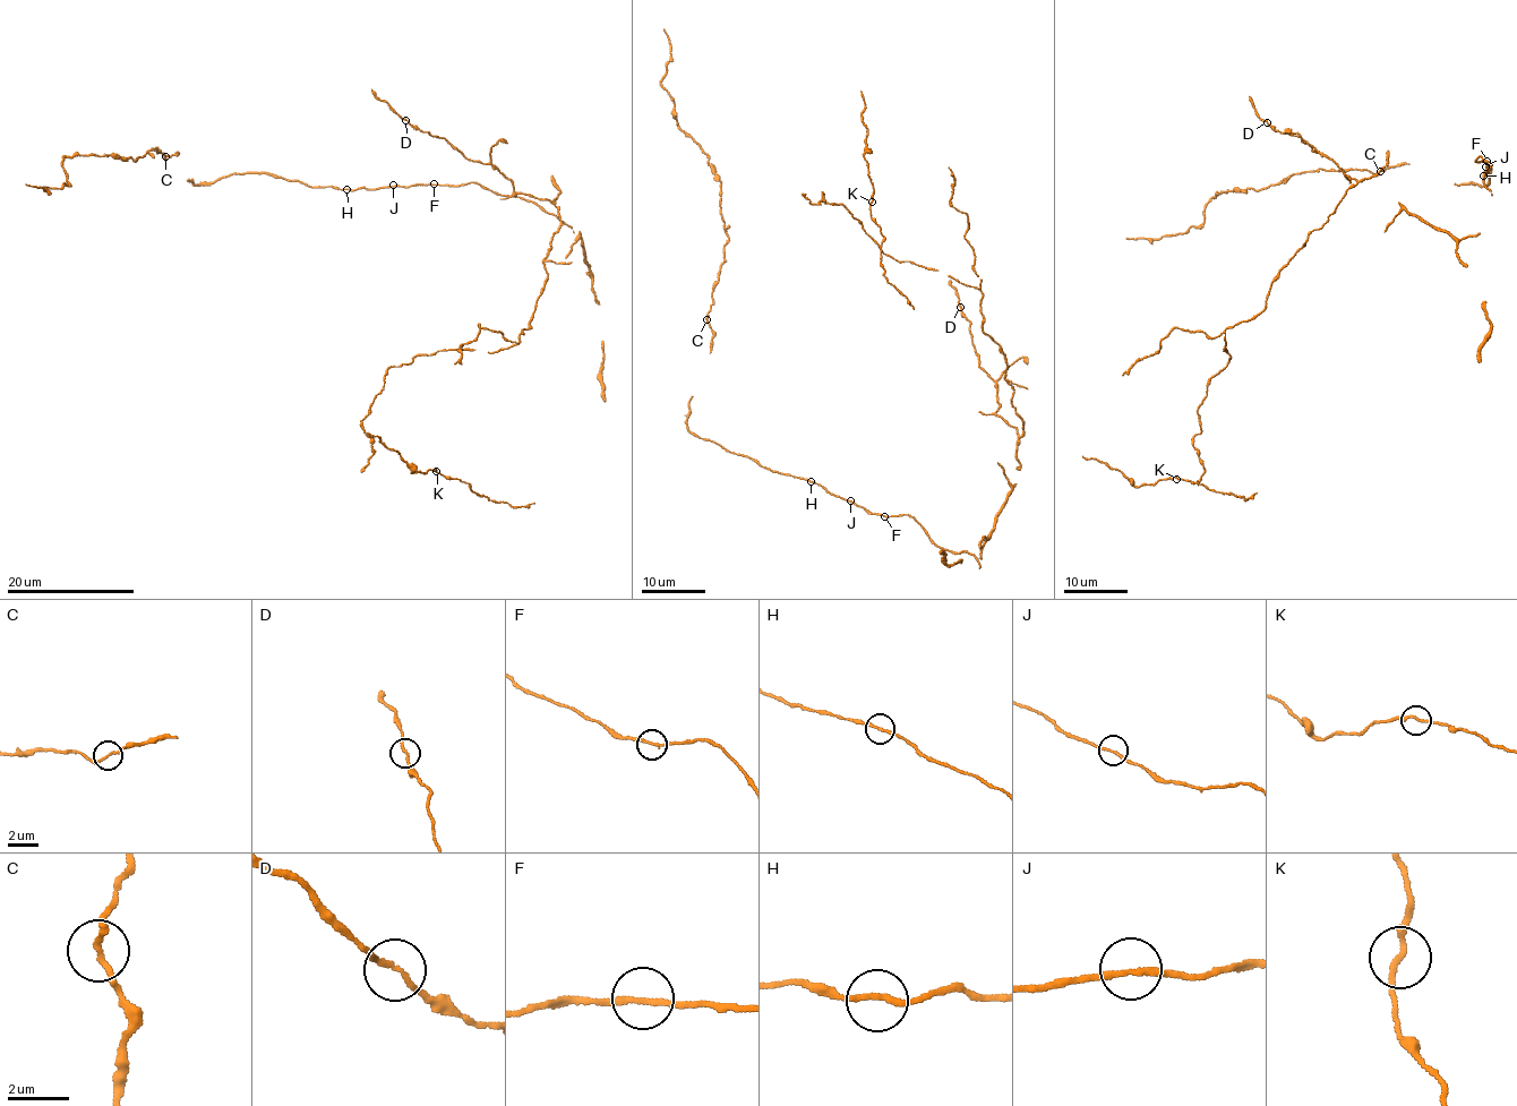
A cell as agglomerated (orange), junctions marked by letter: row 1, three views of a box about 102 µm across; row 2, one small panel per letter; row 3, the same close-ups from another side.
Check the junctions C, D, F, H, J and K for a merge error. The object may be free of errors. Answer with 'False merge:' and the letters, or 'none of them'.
False merge: none of them

